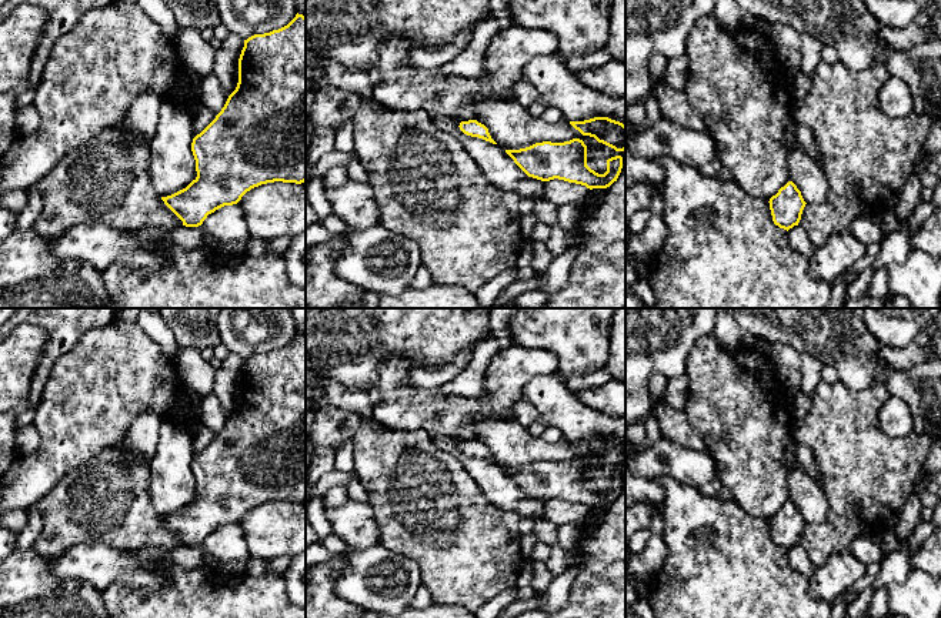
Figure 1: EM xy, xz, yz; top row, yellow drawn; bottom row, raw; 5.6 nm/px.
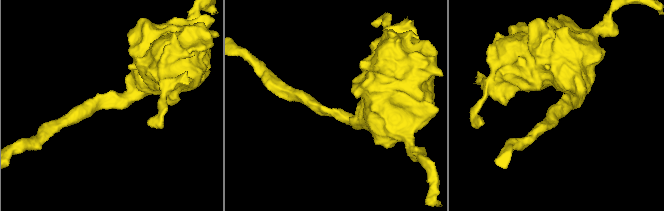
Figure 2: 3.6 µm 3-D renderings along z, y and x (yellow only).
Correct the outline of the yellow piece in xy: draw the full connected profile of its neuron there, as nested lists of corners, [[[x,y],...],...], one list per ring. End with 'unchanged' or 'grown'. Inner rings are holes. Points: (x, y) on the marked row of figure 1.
[[[296,17],[284,27],[244,40],[238,59],[238,83],[216,118],[193,138],[191,151],[197,177],[183,190],[161,197],[164,204],[186,227],[198,227],[208,214],[224,206],[237,204],[241,197],[261,184],[306,181],[306,17]]] | unchanged

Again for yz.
[[[788,181],[781,187],[768,203],[774,224],[787,231],[794,226],[798,226],[802,210],[807,204],[801,191],[792,181]]] | unchanged

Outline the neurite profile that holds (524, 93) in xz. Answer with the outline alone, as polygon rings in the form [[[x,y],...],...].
[[[525,80],[517,81],[513,86],[513,93],[514,100],[517,100],[524,108],[528,108],[535,103],[544,103],[544,98],[540,91]]]

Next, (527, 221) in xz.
[[[534,213],[521,216],[520,227],[521,227],[521,234],[523,234],[524,244],[528,244],[530,243],[533,227],[537,223],[538,223],[538,218],[537,218],[537,216]]]

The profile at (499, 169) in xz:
[[[433,116],[433,124],[461,141],[464,150],[478,164],[493,186],[513,191],[521,198],[534,198],[534,214],[550,228],[558,226],[558,208],[544,194],[544,181],[528,177],[514,160],[497,144],[471,137],[460,130],[460,118]]]

